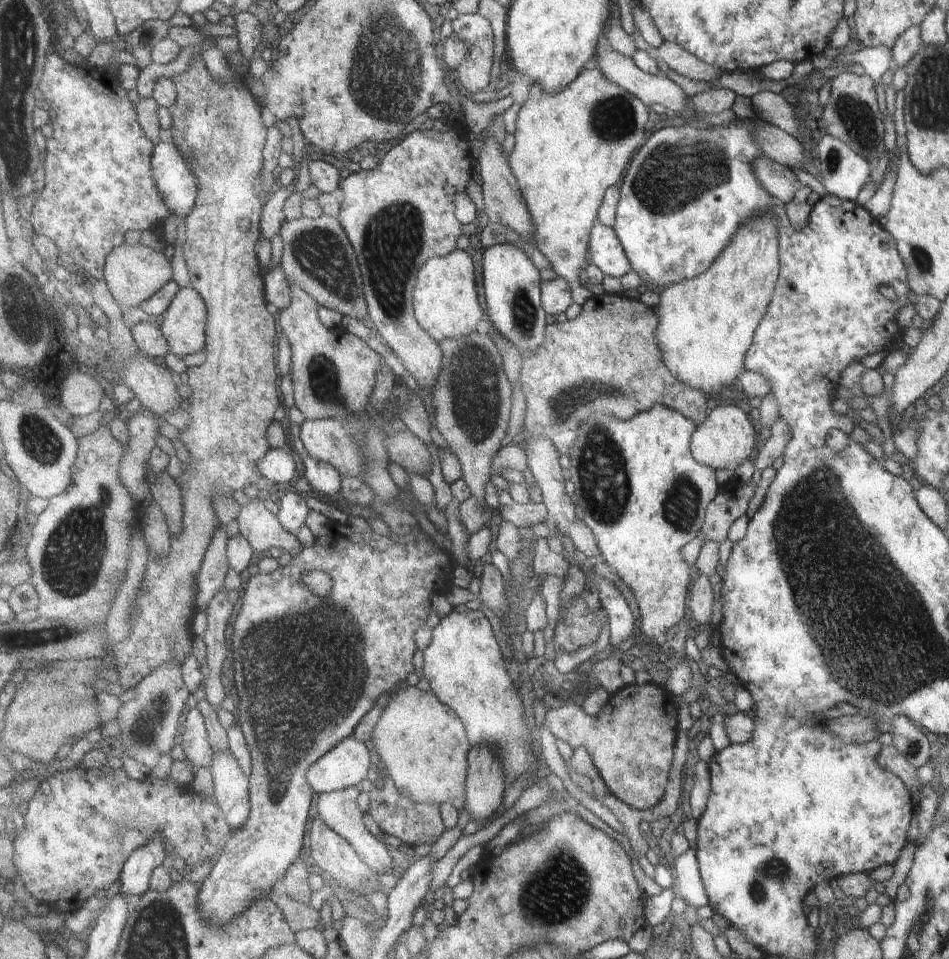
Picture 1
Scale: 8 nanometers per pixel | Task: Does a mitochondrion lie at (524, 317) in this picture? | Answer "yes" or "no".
yes

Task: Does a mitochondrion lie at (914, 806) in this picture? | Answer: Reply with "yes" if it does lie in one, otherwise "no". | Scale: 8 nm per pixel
no

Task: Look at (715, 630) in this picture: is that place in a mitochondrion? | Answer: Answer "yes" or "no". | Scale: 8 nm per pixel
no

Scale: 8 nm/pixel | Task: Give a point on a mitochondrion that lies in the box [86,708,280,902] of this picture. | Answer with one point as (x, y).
(112, 822)

